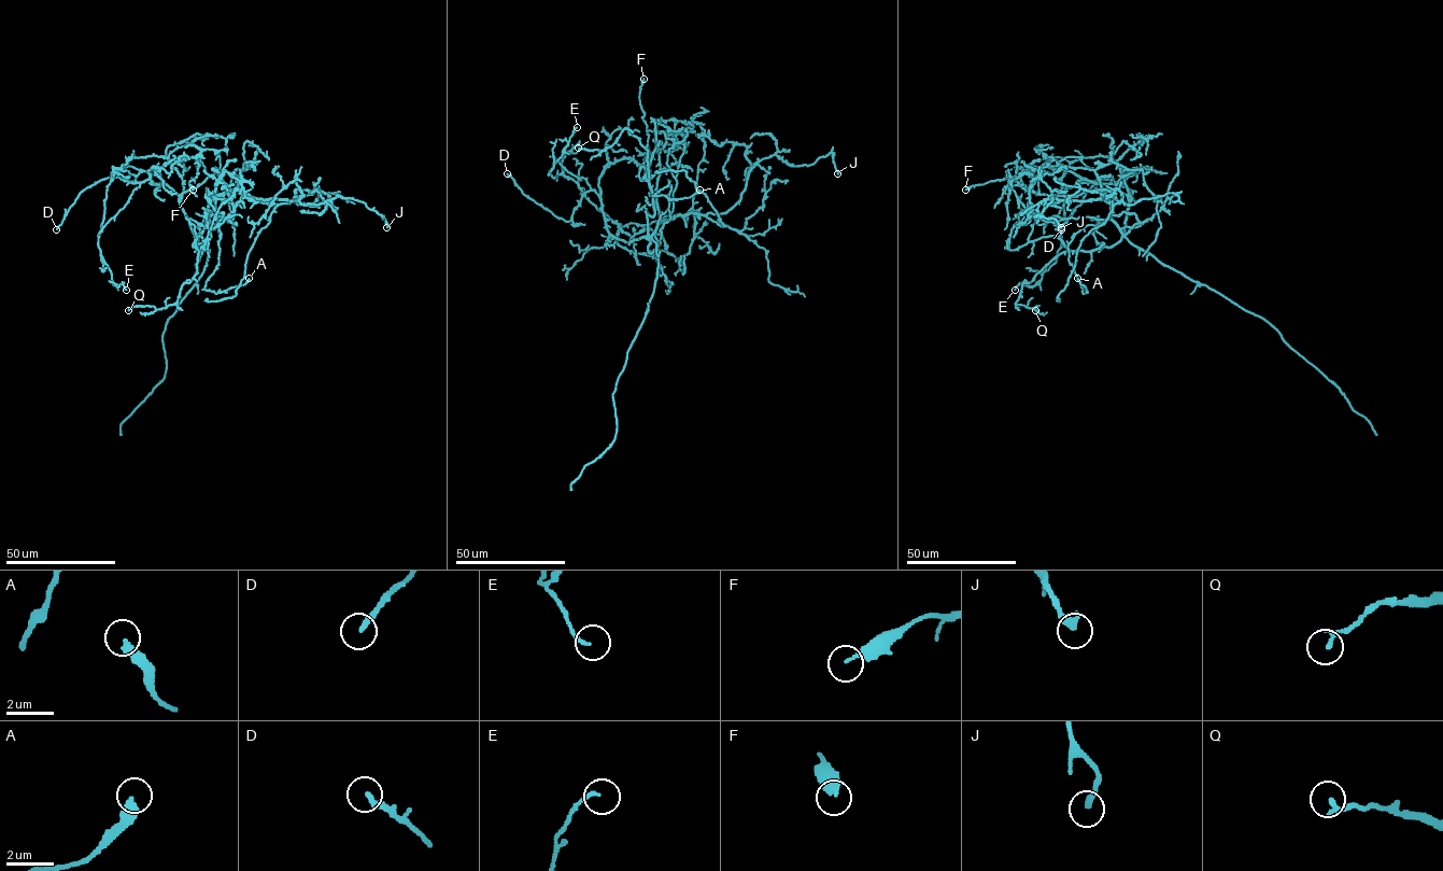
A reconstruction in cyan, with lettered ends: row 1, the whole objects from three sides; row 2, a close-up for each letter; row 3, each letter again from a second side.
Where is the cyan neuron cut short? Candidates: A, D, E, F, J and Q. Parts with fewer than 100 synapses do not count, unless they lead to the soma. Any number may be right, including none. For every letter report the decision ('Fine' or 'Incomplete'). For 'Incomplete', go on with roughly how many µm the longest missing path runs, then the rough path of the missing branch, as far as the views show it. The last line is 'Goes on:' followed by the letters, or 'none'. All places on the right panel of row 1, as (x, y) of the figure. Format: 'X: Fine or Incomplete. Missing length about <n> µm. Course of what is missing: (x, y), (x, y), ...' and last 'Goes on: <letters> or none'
A: Fine
D: Fine
E: Fine
F: Fine
J: Fine
Q: Fine
Goes on: none

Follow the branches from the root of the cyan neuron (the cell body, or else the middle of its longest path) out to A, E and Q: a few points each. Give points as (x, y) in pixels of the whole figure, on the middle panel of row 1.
A: (656, 243), (651, 236), (669, 206), (669, 181), (655, 194), (682, 199), (699, 190)
E: (656, 243), (650, 237), (630, 241), (633, 237), (593, 205), (574, 180), (562, 173), (548, 174), (577, 127)
Q: (656, 243), (648, 236), (647, 215), (654, 209), (647, 150), (639, 140), (624, 128), (602, 150), (578, 148)

